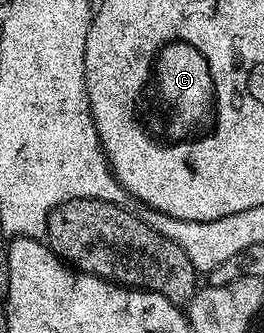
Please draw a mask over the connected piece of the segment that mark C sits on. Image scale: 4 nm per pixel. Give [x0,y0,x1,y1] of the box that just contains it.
[153,42,215,136]

